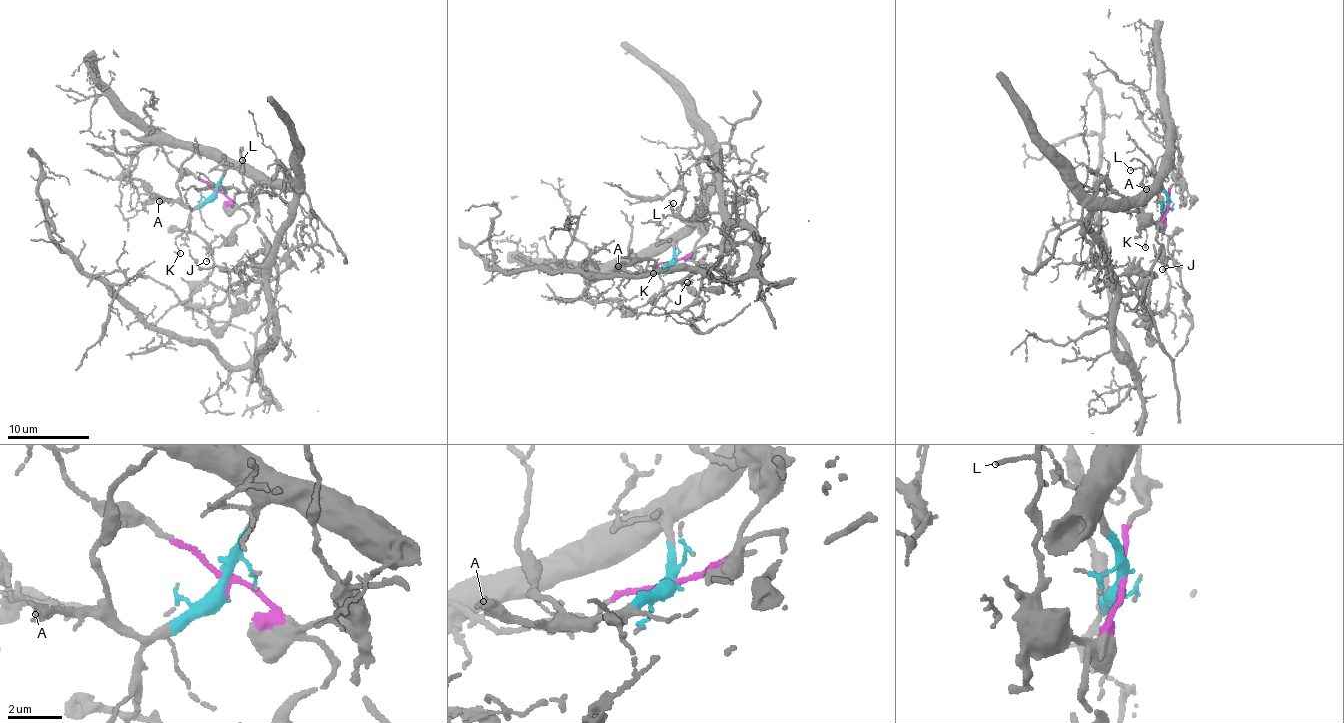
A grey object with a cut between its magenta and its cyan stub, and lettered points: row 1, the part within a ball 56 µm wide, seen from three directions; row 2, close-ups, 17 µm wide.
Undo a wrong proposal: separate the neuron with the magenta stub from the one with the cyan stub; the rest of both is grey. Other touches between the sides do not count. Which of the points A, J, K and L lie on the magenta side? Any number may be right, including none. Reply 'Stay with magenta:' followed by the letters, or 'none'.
Stay with magenta: J, L

